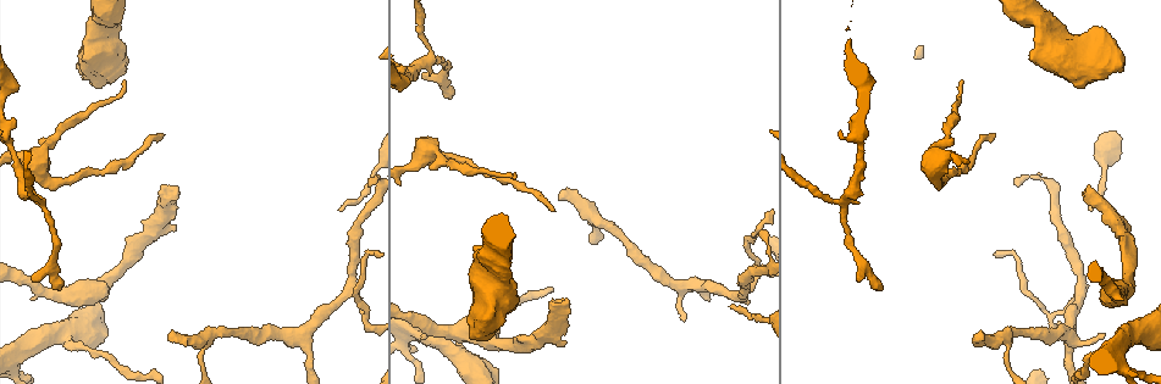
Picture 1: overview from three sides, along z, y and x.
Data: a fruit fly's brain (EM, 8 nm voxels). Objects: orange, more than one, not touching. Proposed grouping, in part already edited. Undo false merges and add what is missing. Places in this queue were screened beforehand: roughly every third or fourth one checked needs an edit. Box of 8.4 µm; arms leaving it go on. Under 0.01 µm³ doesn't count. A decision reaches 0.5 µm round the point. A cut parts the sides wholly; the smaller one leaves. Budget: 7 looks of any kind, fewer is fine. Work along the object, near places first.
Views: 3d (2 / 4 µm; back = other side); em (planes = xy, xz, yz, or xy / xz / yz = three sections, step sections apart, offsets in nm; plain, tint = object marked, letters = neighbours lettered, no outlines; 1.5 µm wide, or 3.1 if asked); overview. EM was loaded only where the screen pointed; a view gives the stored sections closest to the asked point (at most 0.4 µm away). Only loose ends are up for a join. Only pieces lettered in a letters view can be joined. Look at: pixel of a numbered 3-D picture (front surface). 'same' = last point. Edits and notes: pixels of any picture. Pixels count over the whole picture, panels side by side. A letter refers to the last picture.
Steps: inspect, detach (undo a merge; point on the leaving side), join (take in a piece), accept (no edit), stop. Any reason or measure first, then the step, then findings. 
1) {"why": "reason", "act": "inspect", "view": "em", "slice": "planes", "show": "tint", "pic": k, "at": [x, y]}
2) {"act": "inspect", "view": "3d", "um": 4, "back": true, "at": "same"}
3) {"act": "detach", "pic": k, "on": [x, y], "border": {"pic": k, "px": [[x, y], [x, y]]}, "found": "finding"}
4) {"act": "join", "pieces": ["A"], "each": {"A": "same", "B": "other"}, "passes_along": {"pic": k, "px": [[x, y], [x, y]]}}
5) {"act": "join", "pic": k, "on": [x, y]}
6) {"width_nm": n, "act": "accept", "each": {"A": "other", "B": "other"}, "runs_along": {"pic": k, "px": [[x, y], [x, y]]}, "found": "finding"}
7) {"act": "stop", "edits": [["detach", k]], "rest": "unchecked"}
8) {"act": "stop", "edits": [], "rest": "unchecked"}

{"why": "free end", "act": "inspect", "view": "3d", "um": 2, "back": true, "pic": 1, "at": [973, 334]}

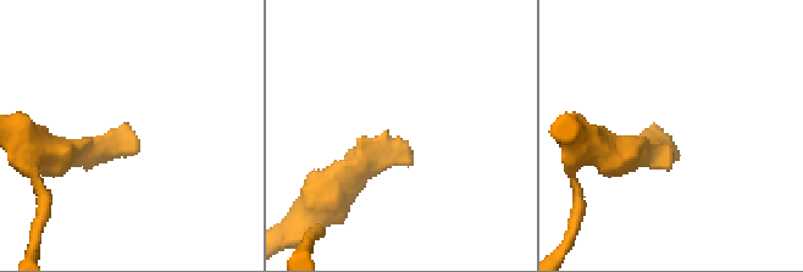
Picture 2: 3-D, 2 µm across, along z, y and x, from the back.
{"why": "now the EM", "act": "inspect", "view": "em", "slice": "planes", "show": "letters", "pic": 2, "at": [408, 140]}

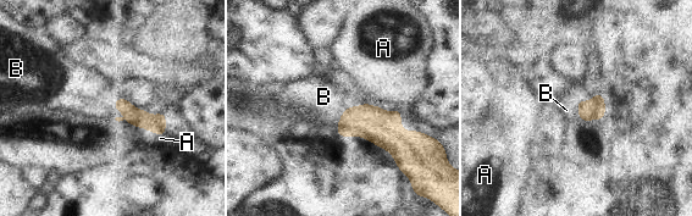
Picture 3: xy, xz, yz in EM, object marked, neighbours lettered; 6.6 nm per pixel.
{"width_nm": 120, "act": "join", "pieces": ["B"], "each": {"A": "other", "B": "same"}, "passes_along": {"pic": 3, "px": [[375, 125], [343, 111], [324, 97]]}, "found": "the neuron continues"}

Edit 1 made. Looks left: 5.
{"why": "redraw", "act": "inspect", "view": "overview"}

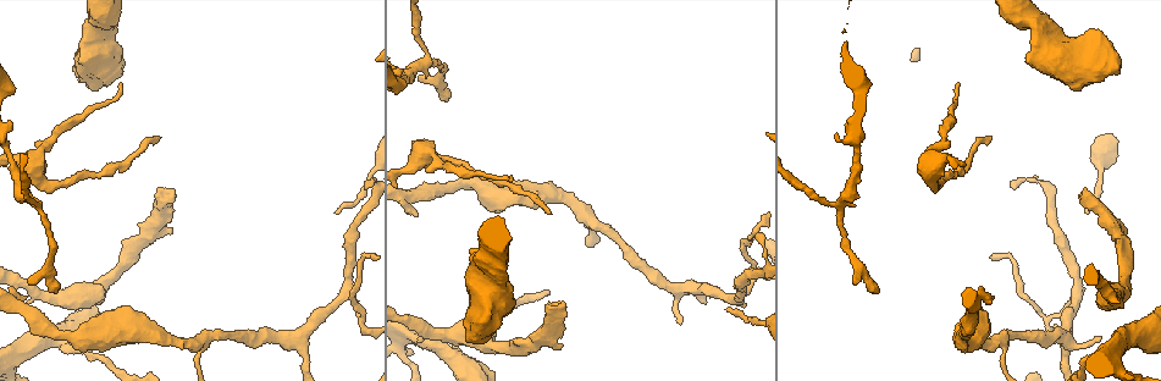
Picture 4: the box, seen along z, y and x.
{"act": "inspect", "view": "3d", "um": 2, "pic": 4, "at": [56, 291]}

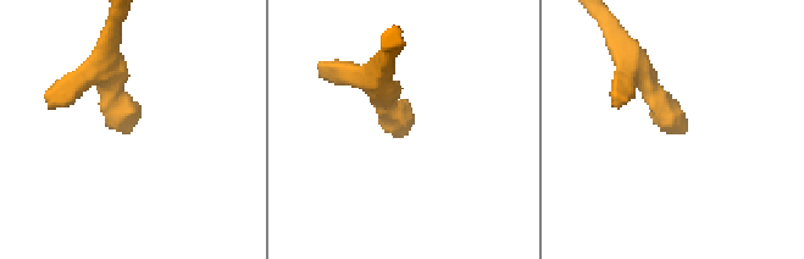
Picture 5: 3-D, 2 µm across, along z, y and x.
{"why": "need the tissue", "act": "inspect", "view": "em", "slice": "planes", "show": "letters", "pic": 5, "at": [127, 129]}

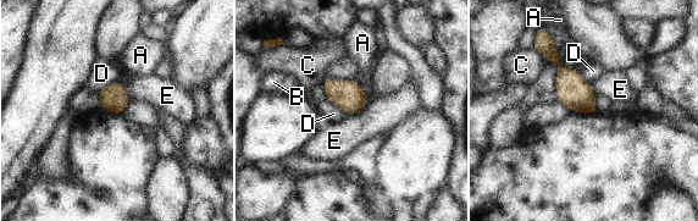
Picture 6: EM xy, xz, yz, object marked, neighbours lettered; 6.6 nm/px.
{"act": "accept", "each": {"A": "other", "B": "other", "C": "other", "D": "other", "E": "other"}, "border": {"pic": 6, "px": [[369, 99], [360, 109], [348, 115]]}, "found": "no lettered piece goes on from it"}

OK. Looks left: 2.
{"why": "free end", "act": "inspect", "view": "3d", "um": 2, "back": true, "pic": 4, "at": [26, 298]}

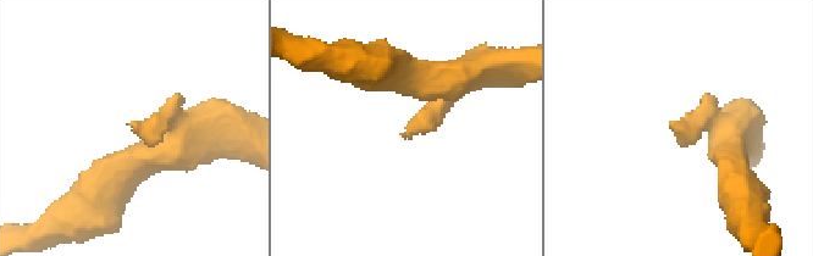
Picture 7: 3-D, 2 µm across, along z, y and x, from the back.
{"arm_widths_nm": [260, 260], "act": "inspect", "view": "em", "slice": "planes", "show": "letters", "pic": 7, "at": [670, 125]}

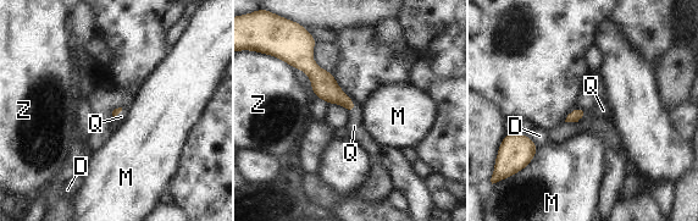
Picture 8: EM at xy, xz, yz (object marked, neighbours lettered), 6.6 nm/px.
{"longest_contact_nm": ["M", 180], "act": "join", "pieces": ["Q"], "each": {"D": "other", "M": "other", "Q": "same", "Z": "other"}, "found": "the neuron continues"}

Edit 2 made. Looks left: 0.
{"act": "stop", "edits": [["join", 3], ["join", 8]], "rest": "unchecked"}

